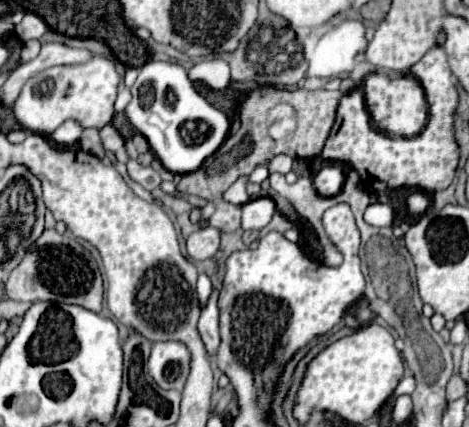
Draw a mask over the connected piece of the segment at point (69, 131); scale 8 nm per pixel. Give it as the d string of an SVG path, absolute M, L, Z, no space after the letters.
M67 120L65 124L61 124L59 130L55 130L51 138L56 141L57 144L63 144L63 146L65 146L65 144L75 144L75 142L78 142L81 132L83 132L83 128L81 128L77 122Z

